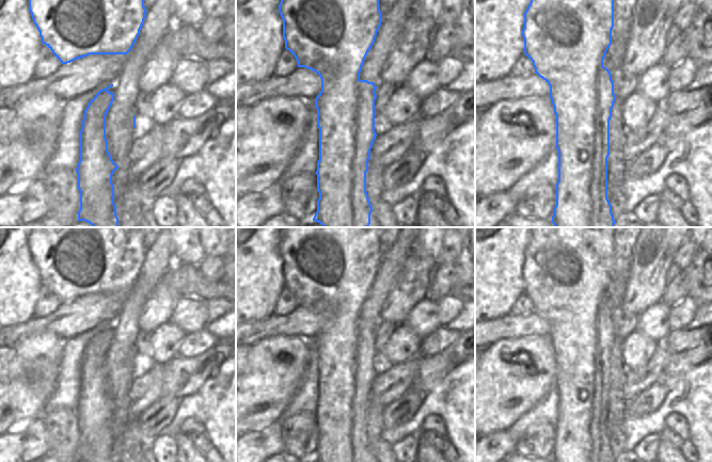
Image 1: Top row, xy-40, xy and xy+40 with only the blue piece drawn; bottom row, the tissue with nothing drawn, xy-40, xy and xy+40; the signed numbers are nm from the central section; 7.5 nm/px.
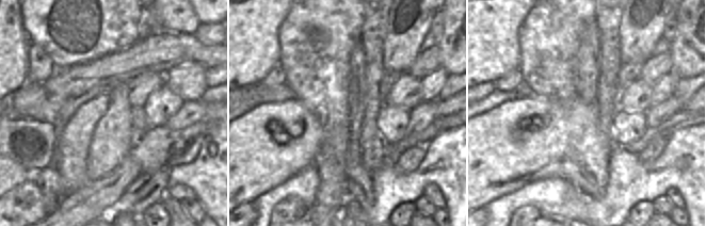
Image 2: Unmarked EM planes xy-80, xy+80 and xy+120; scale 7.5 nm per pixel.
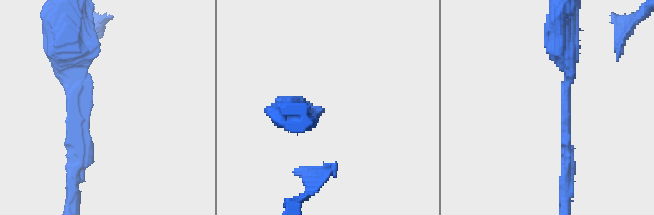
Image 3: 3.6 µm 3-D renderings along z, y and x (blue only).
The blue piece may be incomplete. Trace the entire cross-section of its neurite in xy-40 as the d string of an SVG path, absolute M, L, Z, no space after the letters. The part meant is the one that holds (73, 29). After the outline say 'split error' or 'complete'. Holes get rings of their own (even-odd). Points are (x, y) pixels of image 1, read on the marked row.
M29 0L33 23L45 44L64 65L90 54L127 54L146 17L144 0Z; complete

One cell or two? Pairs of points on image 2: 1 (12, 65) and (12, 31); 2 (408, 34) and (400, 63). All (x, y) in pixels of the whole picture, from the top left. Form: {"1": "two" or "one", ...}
{"1": "one", "2": "one"}

